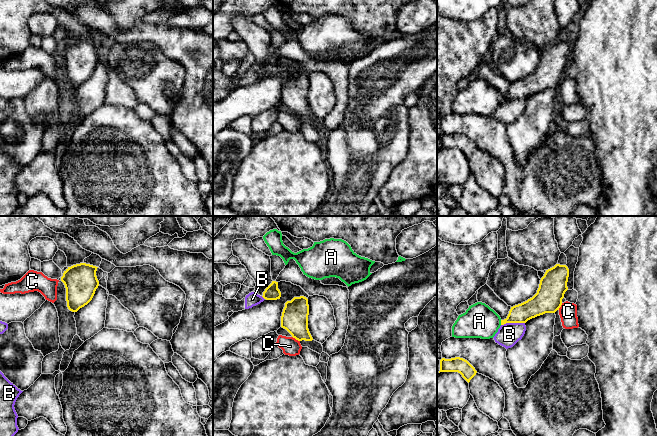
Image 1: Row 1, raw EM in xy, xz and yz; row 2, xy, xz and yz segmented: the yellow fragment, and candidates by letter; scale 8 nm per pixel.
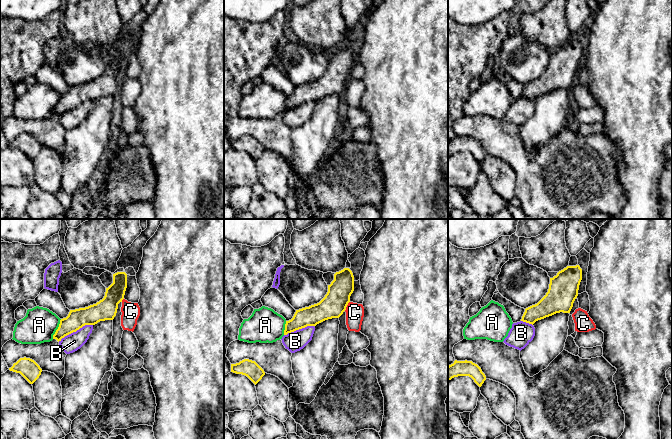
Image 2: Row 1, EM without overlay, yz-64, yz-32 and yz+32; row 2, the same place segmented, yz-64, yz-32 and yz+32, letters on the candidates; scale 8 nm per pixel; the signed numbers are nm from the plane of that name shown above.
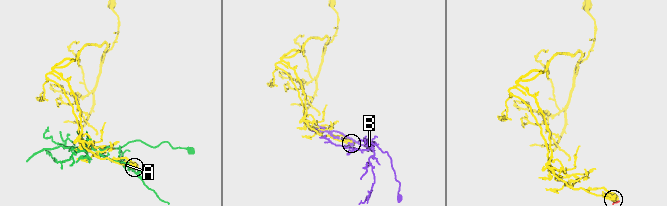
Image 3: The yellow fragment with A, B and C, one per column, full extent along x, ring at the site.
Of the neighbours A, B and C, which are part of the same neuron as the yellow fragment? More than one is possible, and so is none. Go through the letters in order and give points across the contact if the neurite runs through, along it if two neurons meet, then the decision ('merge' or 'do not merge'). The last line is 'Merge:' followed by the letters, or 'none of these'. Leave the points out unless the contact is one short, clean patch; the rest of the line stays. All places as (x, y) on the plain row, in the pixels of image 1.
A: do not merge
B: do not merge
C: border xz (292, 112), (299, 117); do not merge
Merge: none of these

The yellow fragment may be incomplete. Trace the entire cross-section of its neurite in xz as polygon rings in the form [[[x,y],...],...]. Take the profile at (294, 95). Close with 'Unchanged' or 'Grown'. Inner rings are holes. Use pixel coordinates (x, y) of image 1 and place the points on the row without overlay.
[[[304,72],[294,73],[285,79],[281,92],[281,103],[286,105],[298,117],[312,117],[308,105],[309,81]]]. Unchanged

